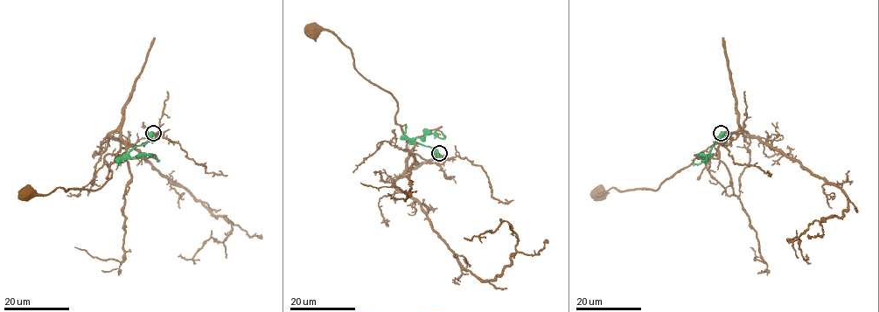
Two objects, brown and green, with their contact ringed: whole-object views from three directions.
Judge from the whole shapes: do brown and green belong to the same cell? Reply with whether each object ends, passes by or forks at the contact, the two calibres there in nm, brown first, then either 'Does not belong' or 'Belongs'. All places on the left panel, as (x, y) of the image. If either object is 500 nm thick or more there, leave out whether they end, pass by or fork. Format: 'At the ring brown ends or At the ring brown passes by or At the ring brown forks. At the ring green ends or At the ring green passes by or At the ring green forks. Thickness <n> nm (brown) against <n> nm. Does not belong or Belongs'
Thickness 130 nm (brown) against 750 nm. Does not belong

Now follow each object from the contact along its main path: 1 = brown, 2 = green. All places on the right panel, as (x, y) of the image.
1: (722, 133), (731, 138), (727, 145), (716, 142), (703, 150), (656, 190), (618, 190), (610, 187), (597, 194)
2: (722, 133), (708, 156), (701, 155), (706, 156), (705, 160), (701, 161)

